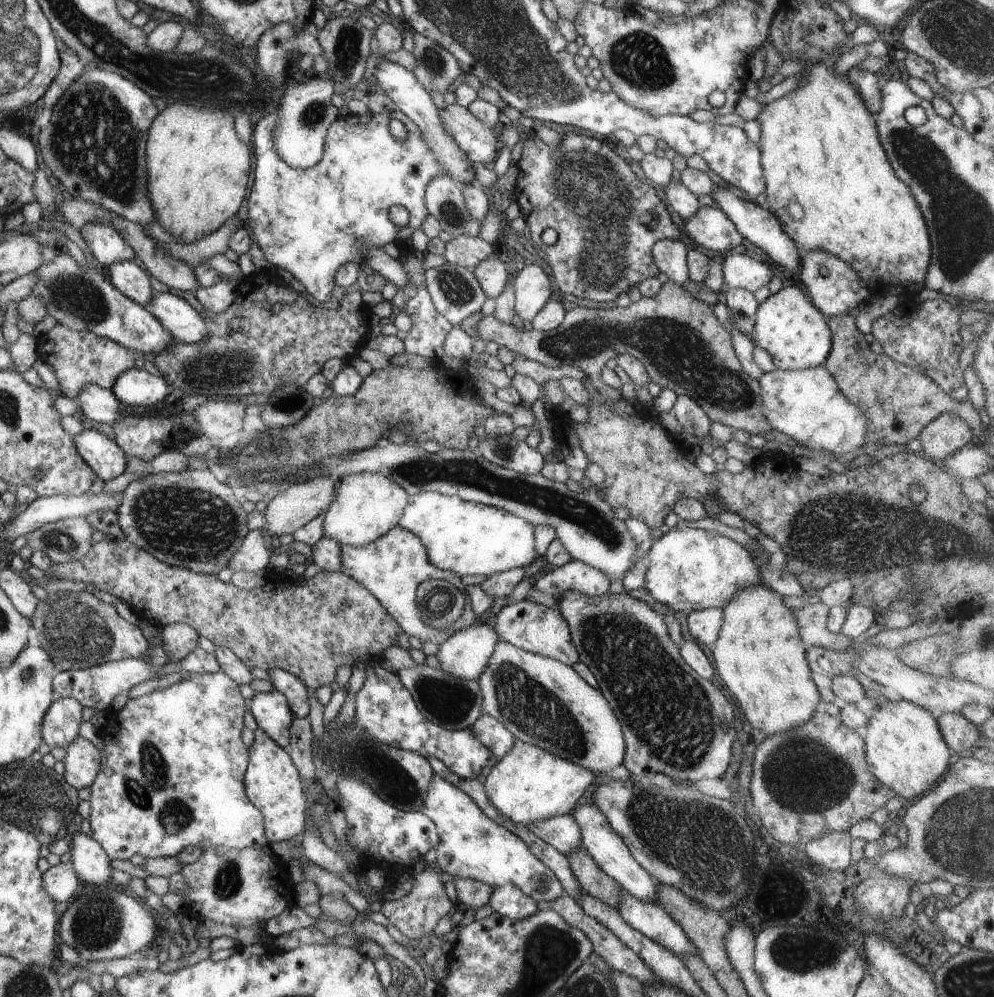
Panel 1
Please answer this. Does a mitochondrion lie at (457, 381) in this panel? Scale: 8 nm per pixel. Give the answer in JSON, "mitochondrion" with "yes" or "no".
{"mitochondrion":"no"}

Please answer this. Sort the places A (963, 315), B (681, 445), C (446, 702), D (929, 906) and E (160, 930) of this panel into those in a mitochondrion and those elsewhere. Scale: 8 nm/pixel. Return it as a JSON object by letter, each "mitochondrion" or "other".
{"A":"other","B":"other","C":"mitochondrion","D":"other","E":"other"}

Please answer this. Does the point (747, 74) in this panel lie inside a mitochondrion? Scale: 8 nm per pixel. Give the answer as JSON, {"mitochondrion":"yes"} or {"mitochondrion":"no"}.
{"mitochondrion":"no"}

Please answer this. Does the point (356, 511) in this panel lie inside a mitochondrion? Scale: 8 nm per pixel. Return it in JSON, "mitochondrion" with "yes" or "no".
{"mitochondrion":"no"}

